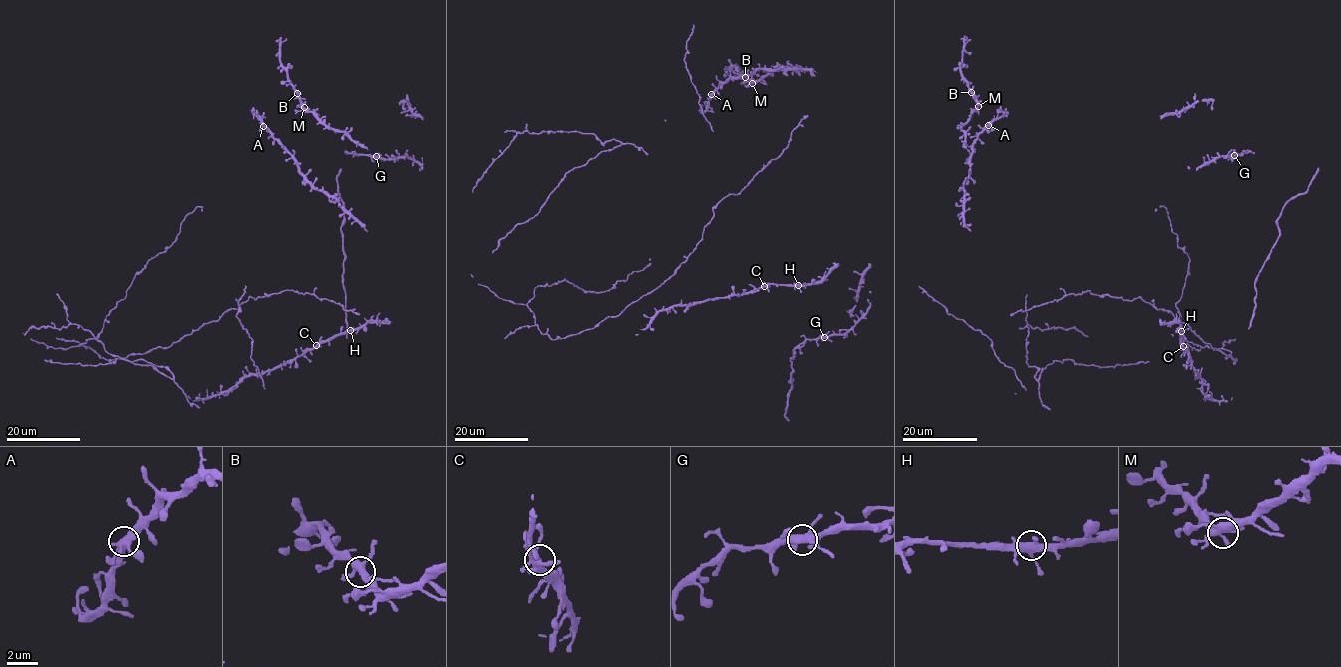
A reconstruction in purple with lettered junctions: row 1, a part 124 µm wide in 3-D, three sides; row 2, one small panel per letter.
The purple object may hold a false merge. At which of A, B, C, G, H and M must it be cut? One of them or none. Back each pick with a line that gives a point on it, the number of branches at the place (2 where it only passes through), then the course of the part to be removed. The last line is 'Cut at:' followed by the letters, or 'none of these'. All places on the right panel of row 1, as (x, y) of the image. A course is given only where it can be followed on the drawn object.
Cut at: none of these

